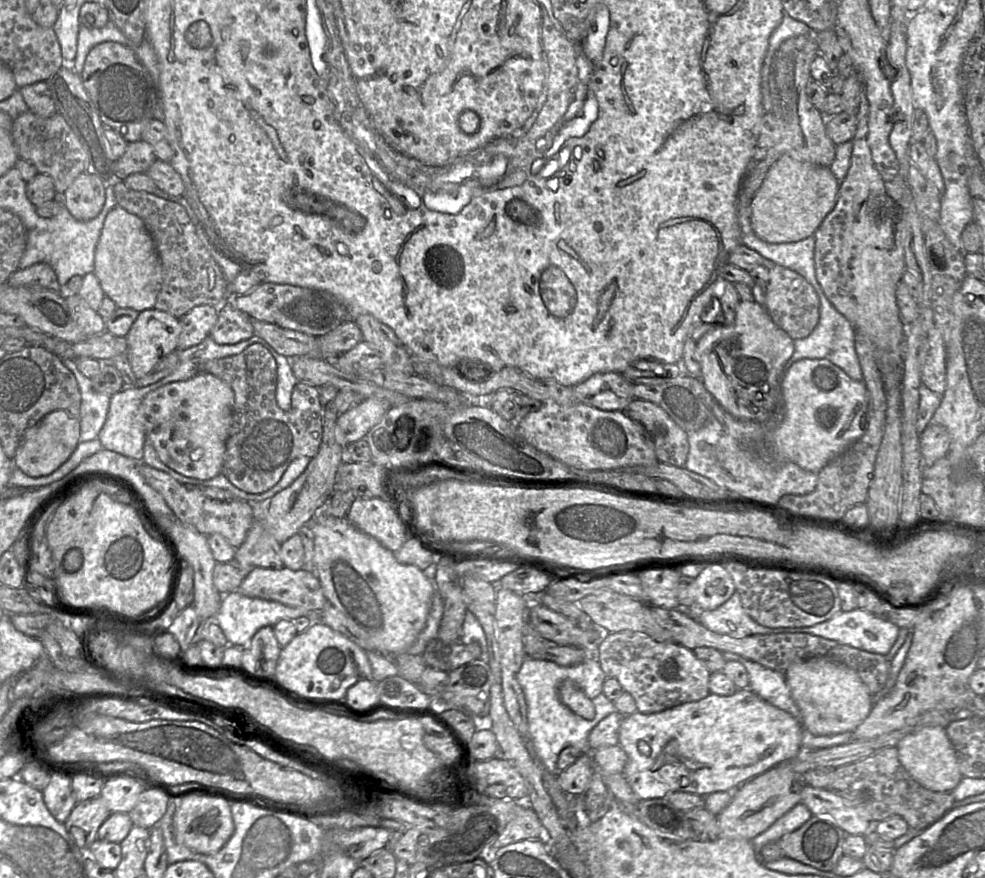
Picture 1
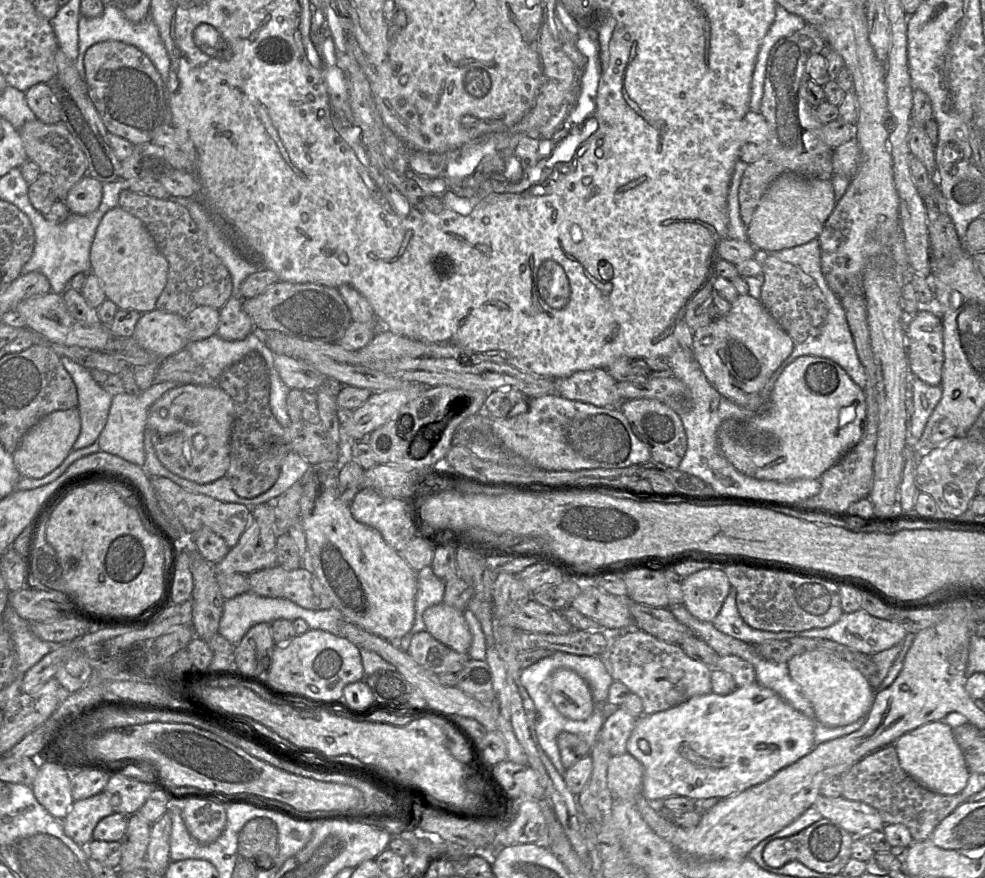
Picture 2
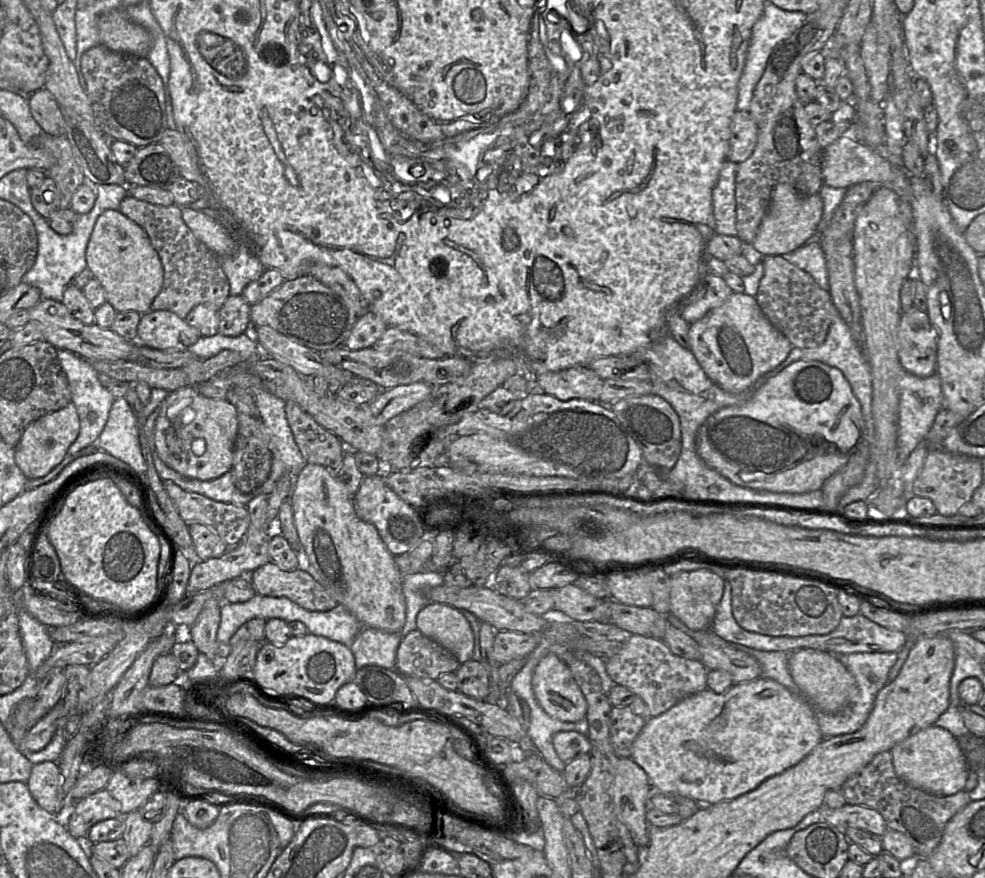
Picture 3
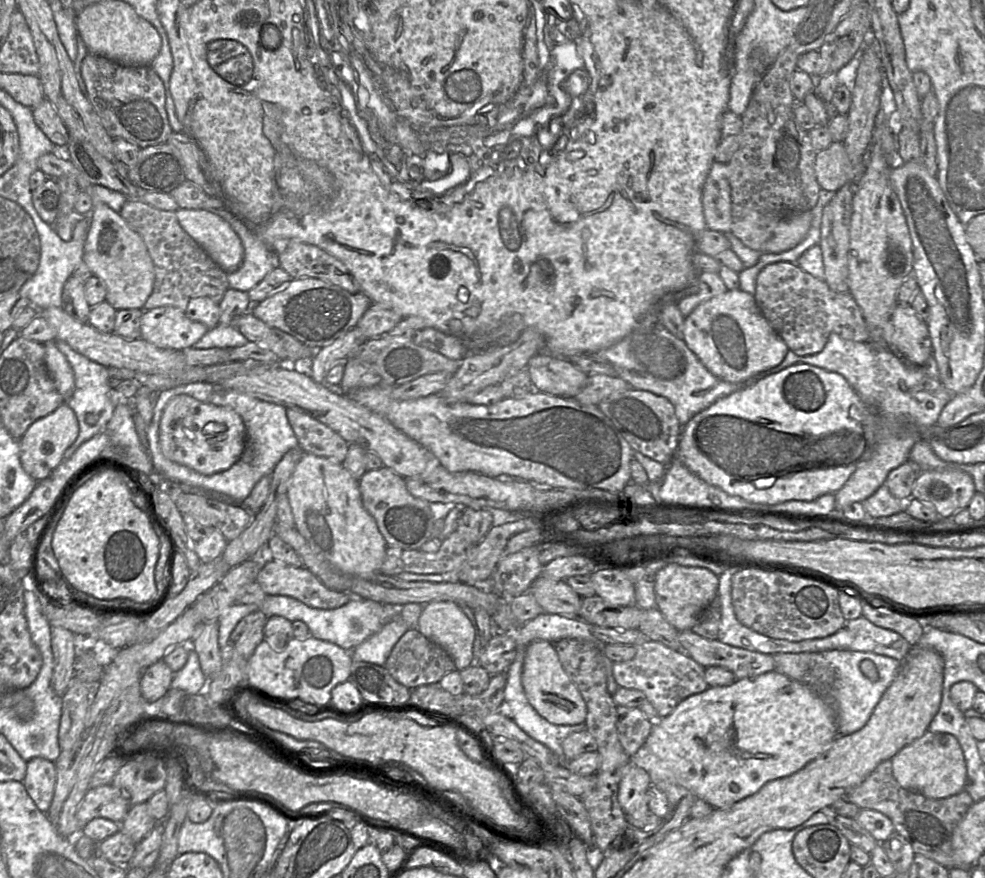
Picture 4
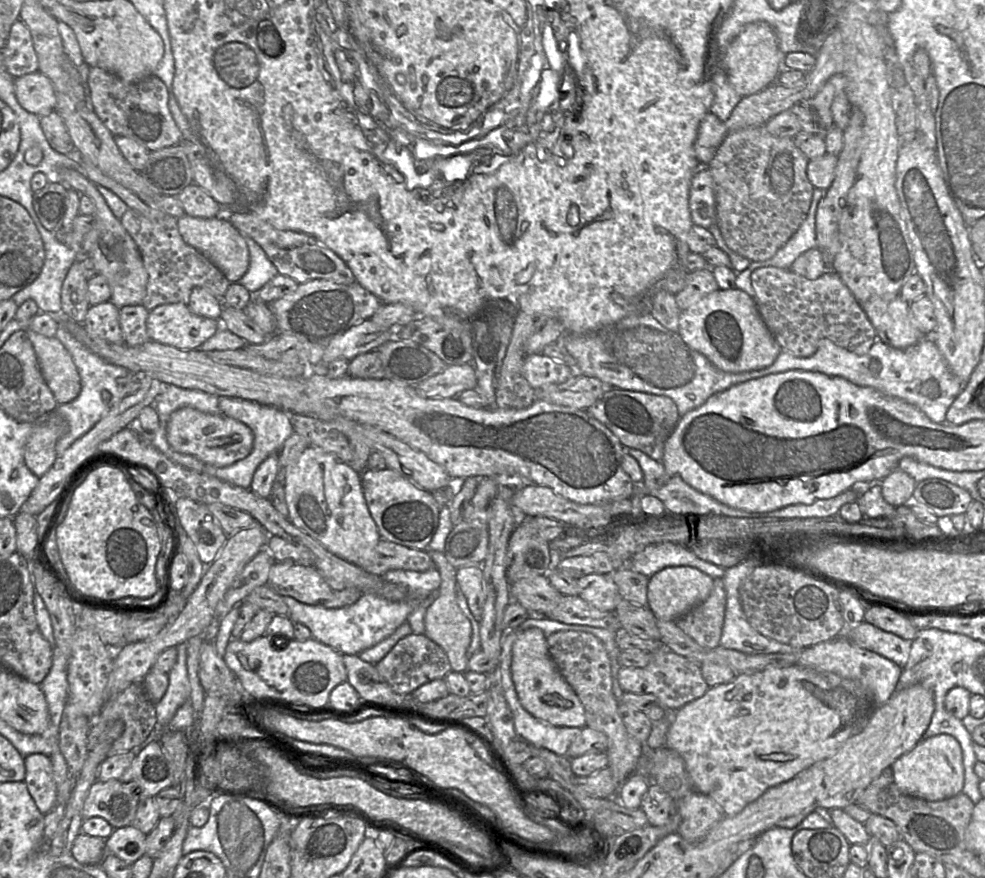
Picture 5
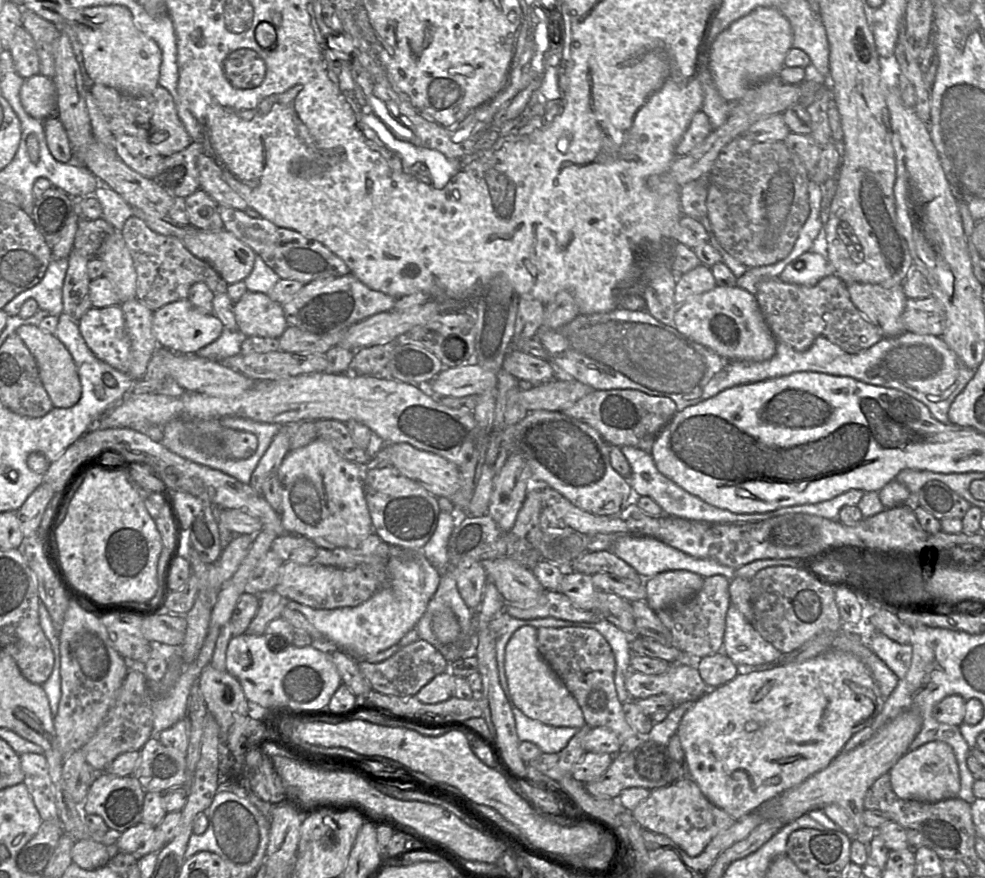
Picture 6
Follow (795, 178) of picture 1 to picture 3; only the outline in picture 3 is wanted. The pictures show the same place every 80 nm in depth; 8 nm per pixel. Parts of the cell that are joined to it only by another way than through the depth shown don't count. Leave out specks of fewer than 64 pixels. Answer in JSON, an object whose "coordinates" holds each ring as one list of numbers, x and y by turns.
{"coordinates":[[780,183,772,191,768,209,751,245,763,256,793,252,817,232,822,214,823,201,818,193,804,195,793,186]]}

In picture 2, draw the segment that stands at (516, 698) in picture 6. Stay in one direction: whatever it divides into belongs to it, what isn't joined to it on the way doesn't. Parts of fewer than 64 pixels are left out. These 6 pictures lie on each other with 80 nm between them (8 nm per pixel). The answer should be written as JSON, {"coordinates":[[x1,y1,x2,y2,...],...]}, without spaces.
{"coordinates":[[567,668,555,669,546,679,547,694,556,709,572,720,585,720,594,711,594,698,586,681]]}

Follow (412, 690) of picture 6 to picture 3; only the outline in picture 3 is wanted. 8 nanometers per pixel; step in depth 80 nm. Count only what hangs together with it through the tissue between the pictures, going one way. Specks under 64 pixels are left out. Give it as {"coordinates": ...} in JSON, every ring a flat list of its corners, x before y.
{"coordinates":[[419,630,409,632,396,652,395,670,403,677,437,680,460,665,452,653]]}

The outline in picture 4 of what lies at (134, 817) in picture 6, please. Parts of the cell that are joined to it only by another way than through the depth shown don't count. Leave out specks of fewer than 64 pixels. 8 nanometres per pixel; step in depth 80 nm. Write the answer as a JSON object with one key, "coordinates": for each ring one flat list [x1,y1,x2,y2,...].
{"coordinates":[[112,784,90,788,77,811,79,828,95,818,121,824,130,807,130,795,125,789,118,789]]}

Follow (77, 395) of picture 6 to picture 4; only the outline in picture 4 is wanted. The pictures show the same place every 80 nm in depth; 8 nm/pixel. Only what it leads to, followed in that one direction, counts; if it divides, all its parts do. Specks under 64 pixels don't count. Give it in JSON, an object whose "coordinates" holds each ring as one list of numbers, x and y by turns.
{"coordinates":[[55,341,46,342,45,363,54,384,66,403,75,391,75,377,65,355,58,349]]}

